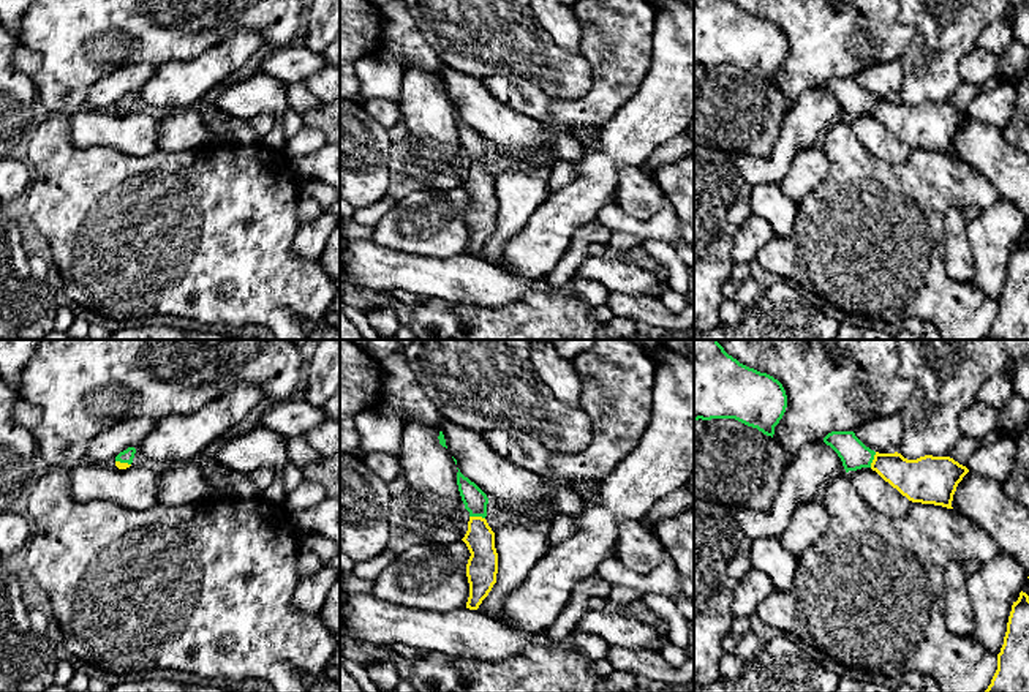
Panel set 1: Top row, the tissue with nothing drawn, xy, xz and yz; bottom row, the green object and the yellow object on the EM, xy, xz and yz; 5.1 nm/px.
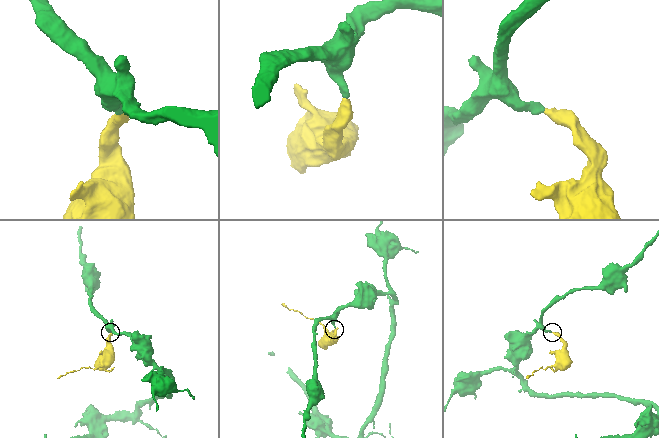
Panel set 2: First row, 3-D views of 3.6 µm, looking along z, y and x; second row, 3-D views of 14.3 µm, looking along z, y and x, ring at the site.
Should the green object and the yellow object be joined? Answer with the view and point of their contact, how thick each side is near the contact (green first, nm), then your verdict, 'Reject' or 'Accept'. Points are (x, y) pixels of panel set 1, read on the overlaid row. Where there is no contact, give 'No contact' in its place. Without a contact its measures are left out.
Touches green at xz (478, 515). Thickness 120 nm (green) against 160 nm. Accept

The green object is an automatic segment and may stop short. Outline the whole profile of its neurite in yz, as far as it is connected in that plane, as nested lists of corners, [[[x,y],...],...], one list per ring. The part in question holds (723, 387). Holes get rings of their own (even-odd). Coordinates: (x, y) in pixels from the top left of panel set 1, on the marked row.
[[[694,340],[694,420],[735,419],[773,438],[786,408],[778,379],[740,363],[718,340]]]

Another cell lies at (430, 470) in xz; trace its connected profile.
[[[401,416],[401,422],[397,458],[411,495],[449,520],[460,518],[465,504],[457,485],[458,469],[449,450],[439,444],[439,428],[406,416]]]

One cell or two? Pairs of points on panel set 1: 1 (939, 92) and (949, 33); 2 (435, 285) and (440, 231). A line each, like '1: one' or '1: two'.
1: one
2: two

